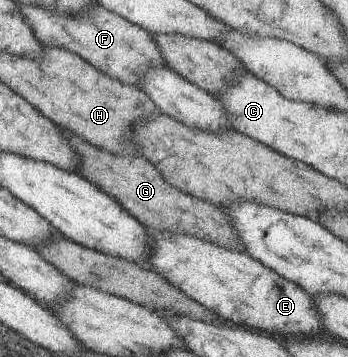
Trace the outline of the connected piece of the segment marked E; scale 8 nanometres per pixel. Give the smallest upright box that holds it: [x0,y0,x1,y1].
[149,230,323,338]

